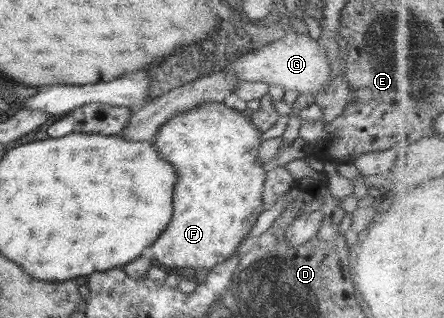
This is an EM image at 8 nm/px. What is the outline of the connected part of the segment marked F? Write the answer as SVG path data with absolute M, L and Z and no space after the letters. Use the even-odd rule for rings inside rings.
M214 101L201 102L190 110L172 115L159 126L155 138L152 140L152 144L155 146L159 157L164 159L164 162L168 162L168 164L172 165L172 168L175 170L176 182L174 183L171 196L172 206L174 206L174 208L172 208L172 218L168 221L162 234L160 234L160 236L149 246L152 251L152 260L154 262L156 261L158 264L160 263L165 267L172 268L190 268L193 271L199 269L210 270L216 266L216 264L231 257L235 253L235 250L240 248L240 244L242 244L249 228L263 211L261 207L261 190L265 179L265 172L262 170L262 163L260 163L257 157L257 150L260 144L260 133L261 132L249 121L249 117L245 117L240 111L227 108L223 103Z

